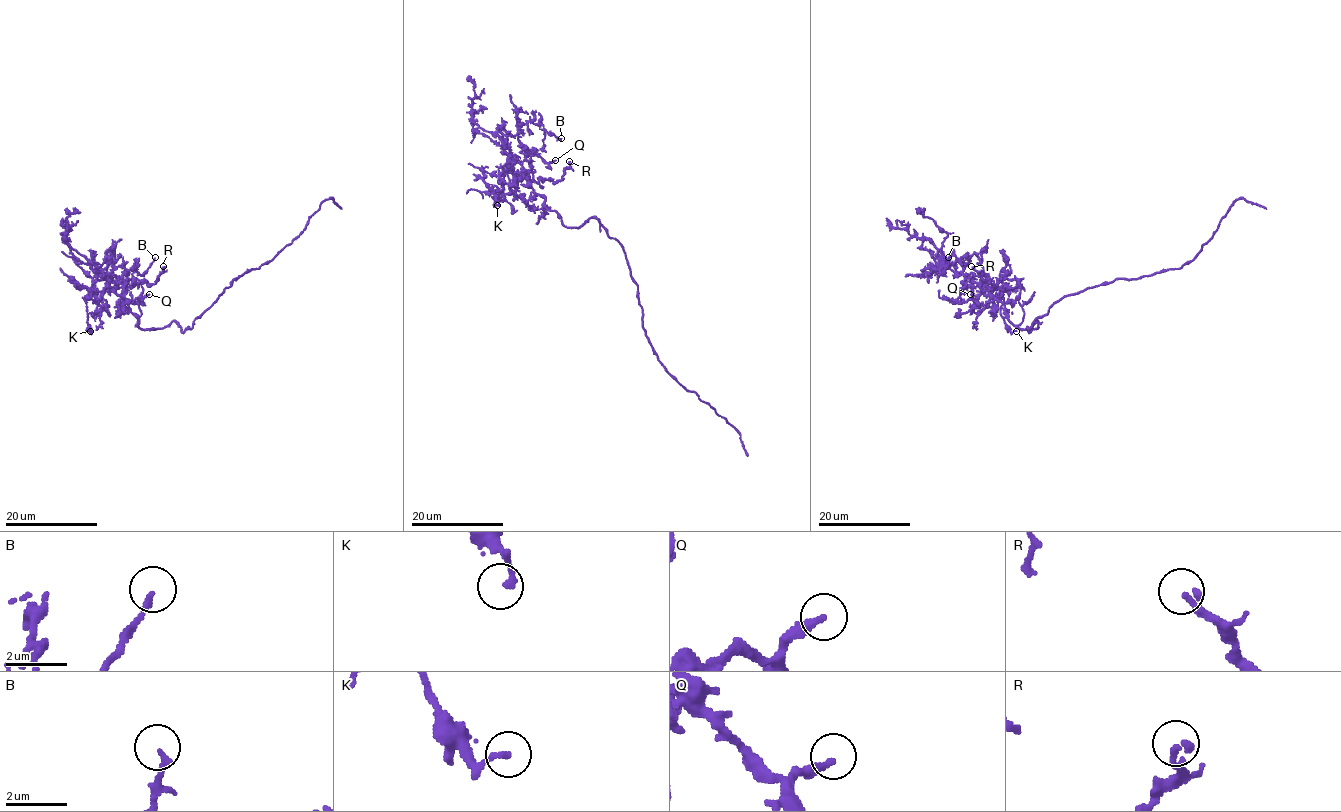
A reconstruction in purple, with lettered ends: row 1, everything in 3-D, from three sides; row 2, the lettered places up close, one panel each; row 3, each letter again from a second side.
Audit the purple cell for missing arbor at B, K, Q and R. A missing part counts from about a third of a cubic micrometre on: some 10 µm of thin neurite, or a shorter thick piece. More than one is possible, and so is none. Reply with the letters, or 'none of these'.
none of these

